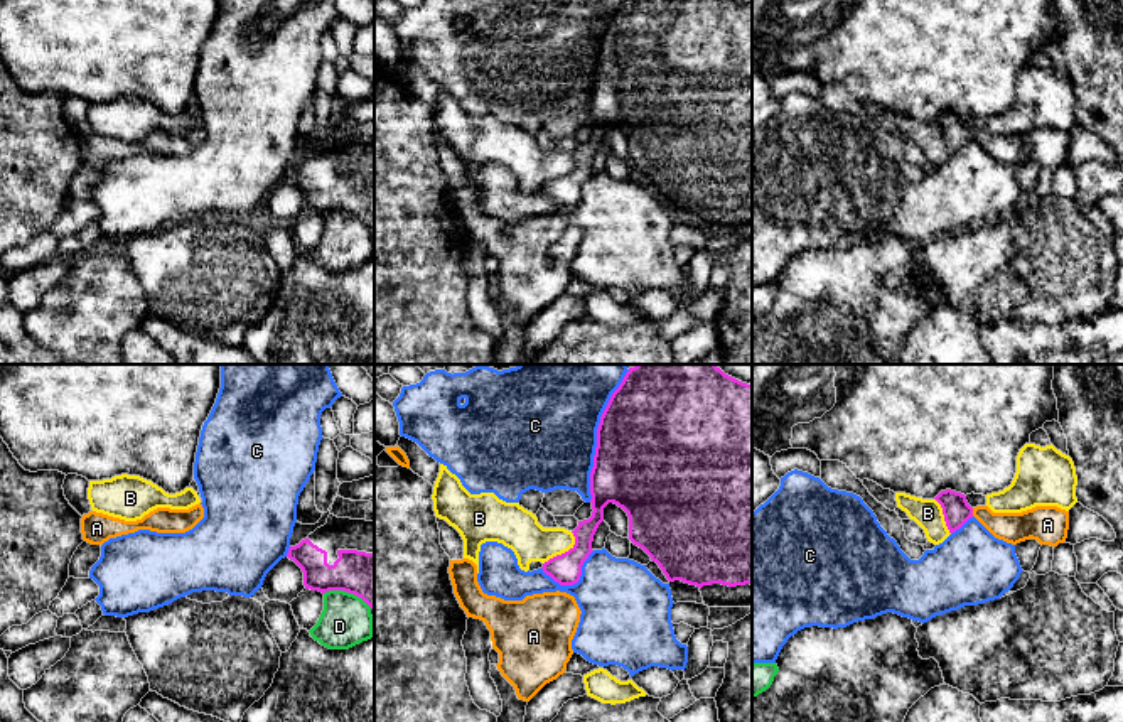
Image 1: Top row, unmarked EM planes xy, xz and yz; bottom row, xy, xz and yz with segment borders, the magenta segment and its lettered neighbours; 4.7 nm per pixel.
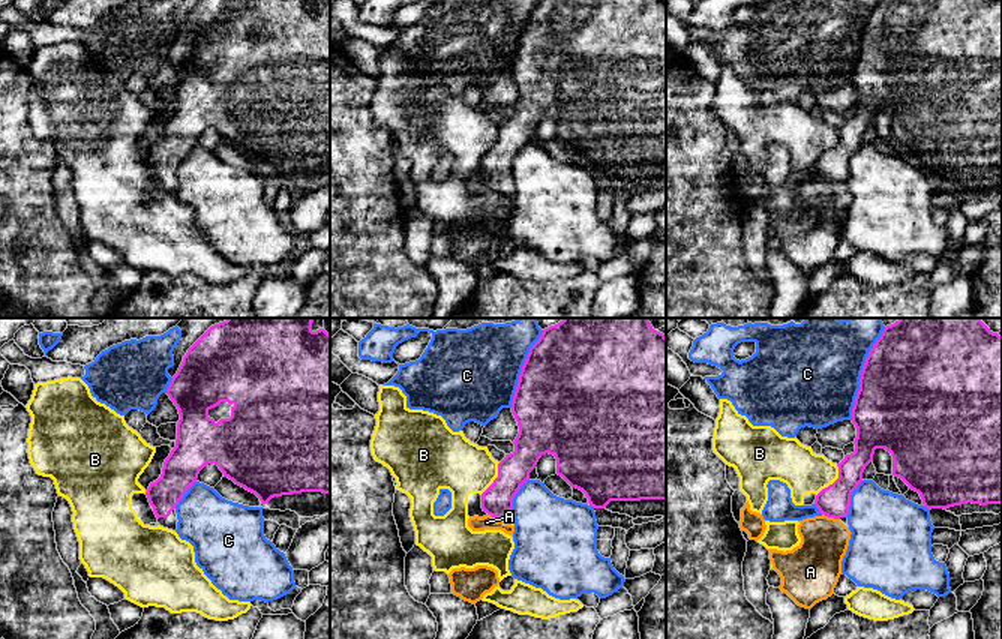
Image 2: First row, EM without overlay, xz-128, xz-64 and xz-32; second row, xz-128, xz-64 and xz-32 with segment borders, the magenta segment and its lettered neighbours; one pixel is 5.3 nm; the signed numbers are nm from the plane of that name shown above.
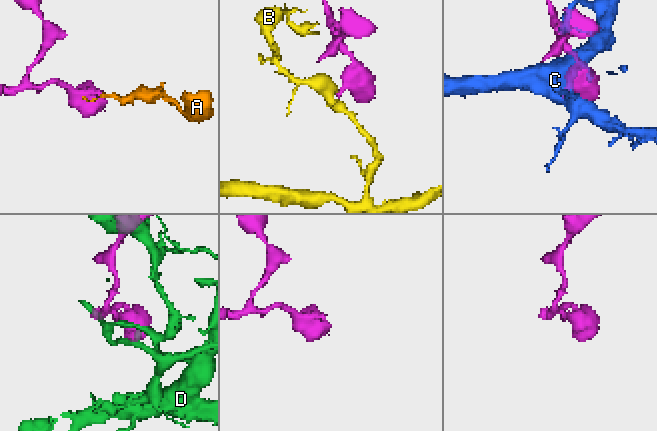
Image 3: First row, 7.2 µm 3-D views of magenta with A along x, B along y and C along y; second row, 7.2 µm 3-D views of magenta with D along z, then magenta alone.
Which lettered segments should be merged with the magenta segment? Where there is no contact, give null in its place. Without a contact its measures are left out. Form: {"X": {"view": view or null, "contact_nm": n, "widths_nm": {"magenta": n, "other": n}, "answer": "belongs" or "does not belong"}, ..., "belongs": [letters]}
{"A": {"view": "yz", "contact_nm": 40, "widths_nm": {"magenta": 130, "other": 140}, "answer": "belongs"}, "B": {"view": "xz", "contact_nm": 220, "widths_nm": {"magenta": 150, "other": 190}, "answer": "does not belong"}, "C": {"view": "xz", "contact_nm": 650, "widths_nm": {"magenta": 500, "other": 500}, "answer": "does not belong"}, "D": {"view": "xy", "contact_nm": 240, "widths_nm": {"magenta": 240, "other": 240}, "answer": "does not belong"}, "belongs": ["A"]}

